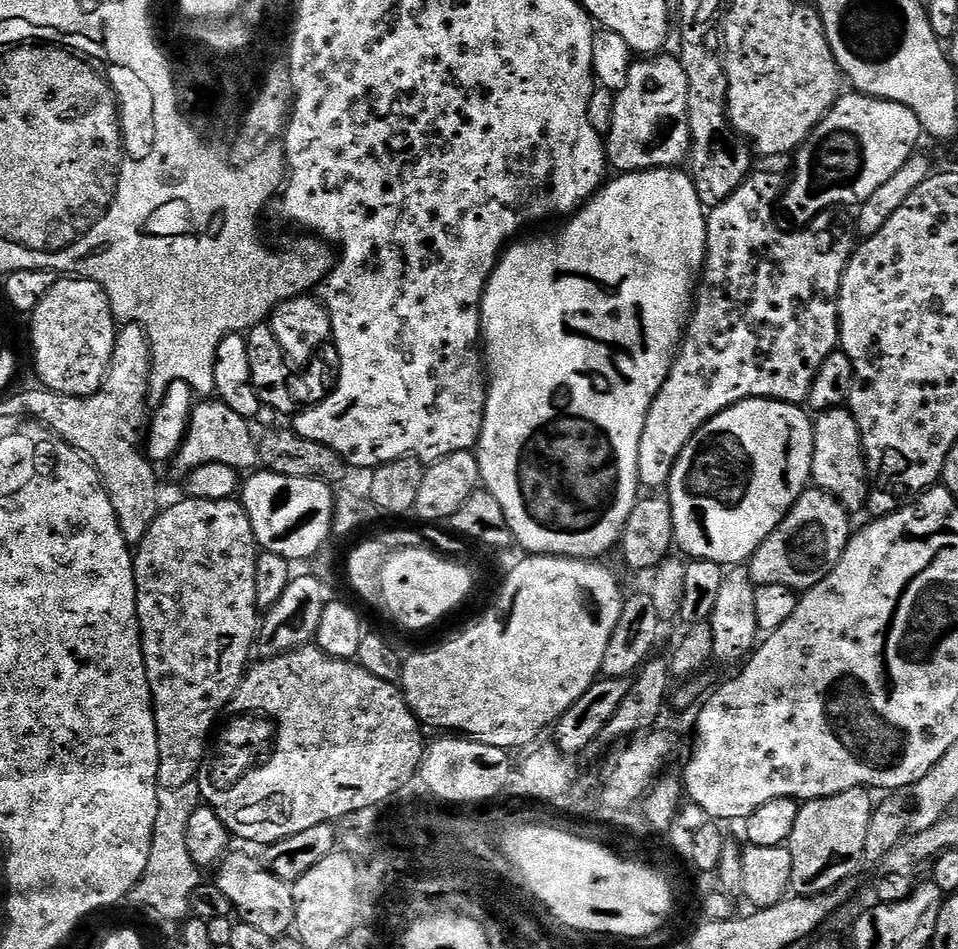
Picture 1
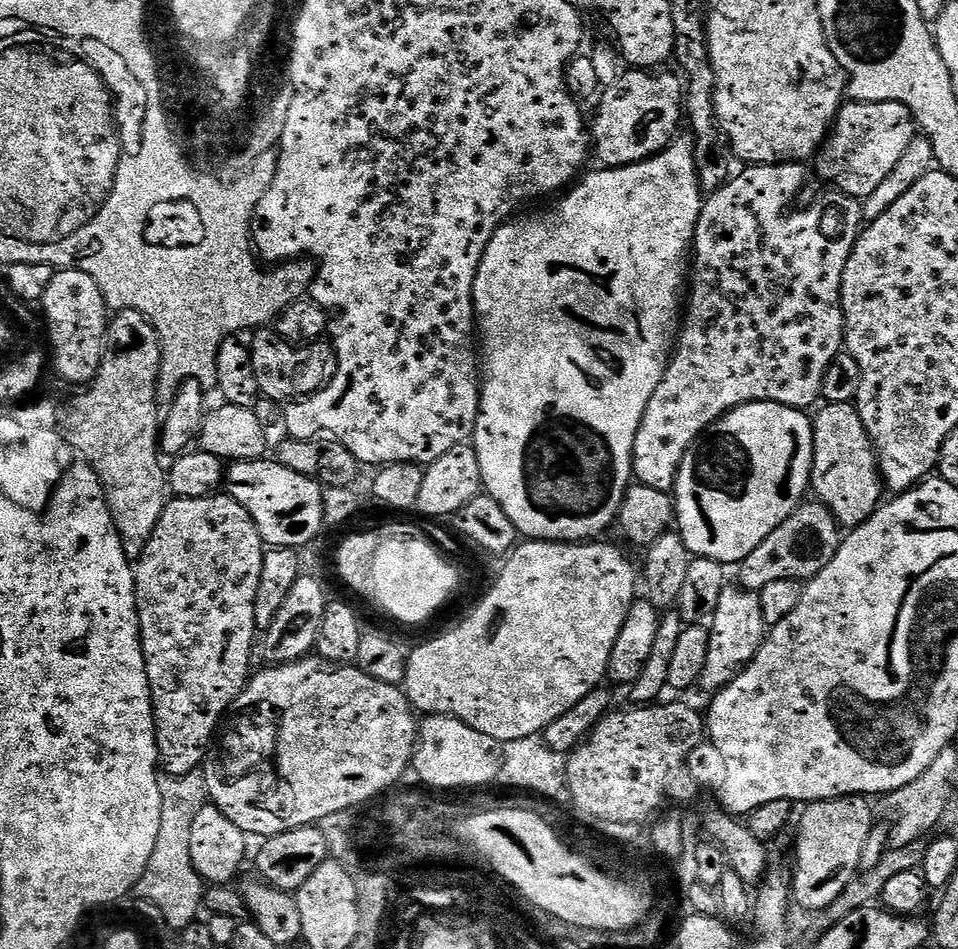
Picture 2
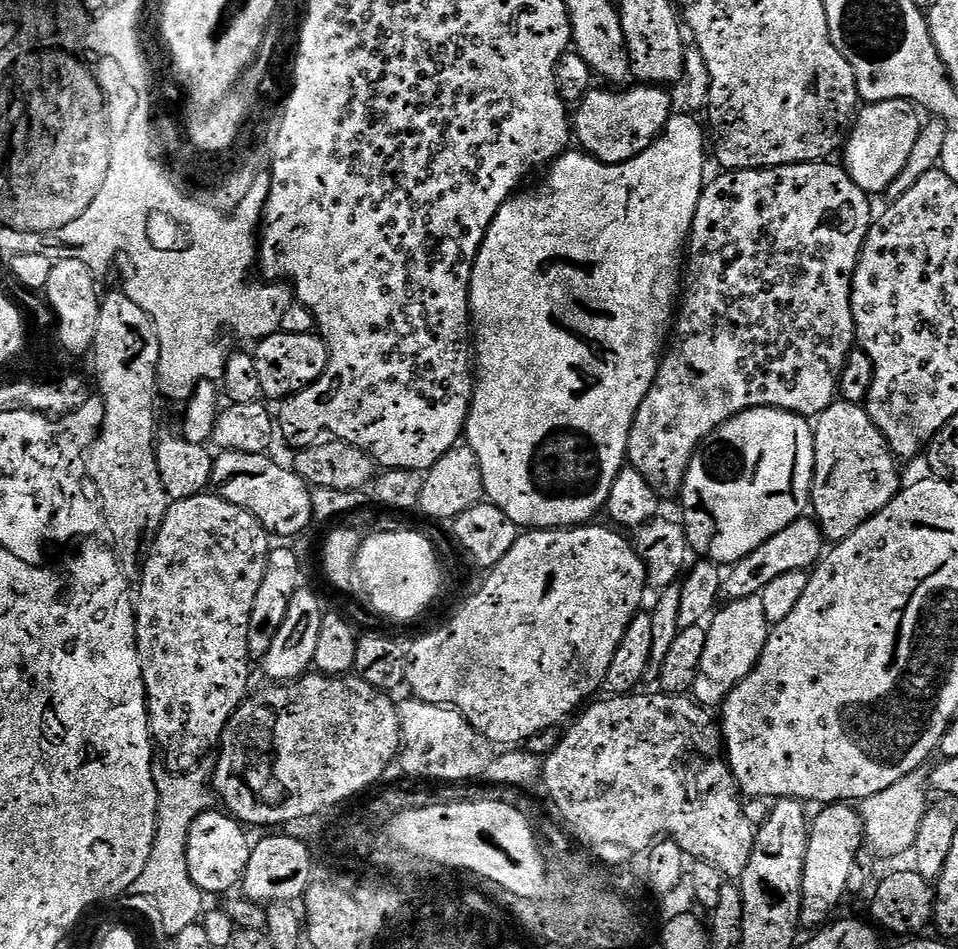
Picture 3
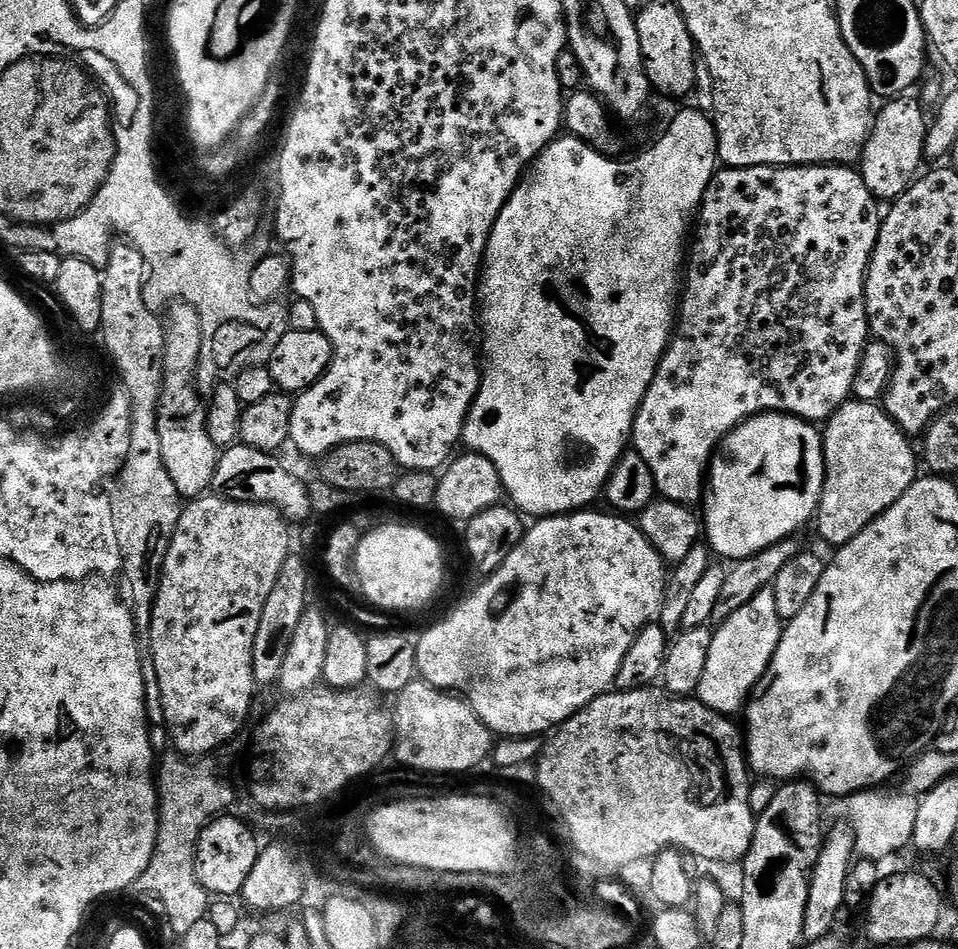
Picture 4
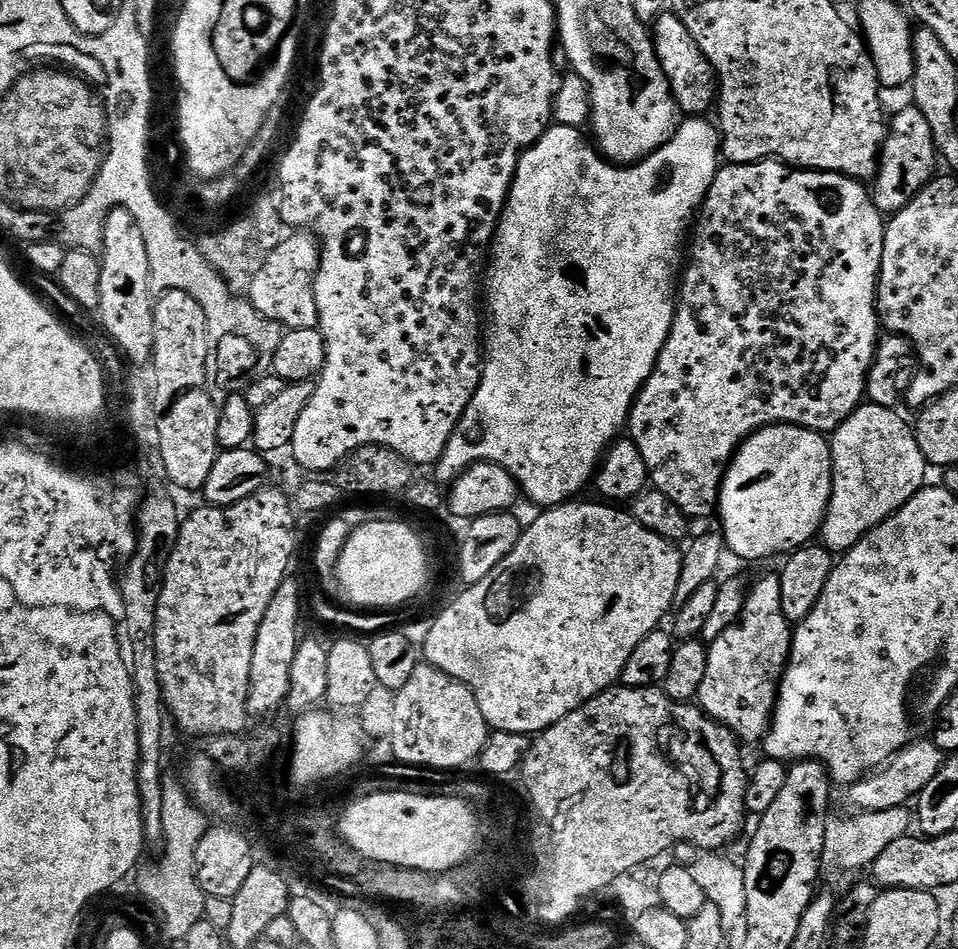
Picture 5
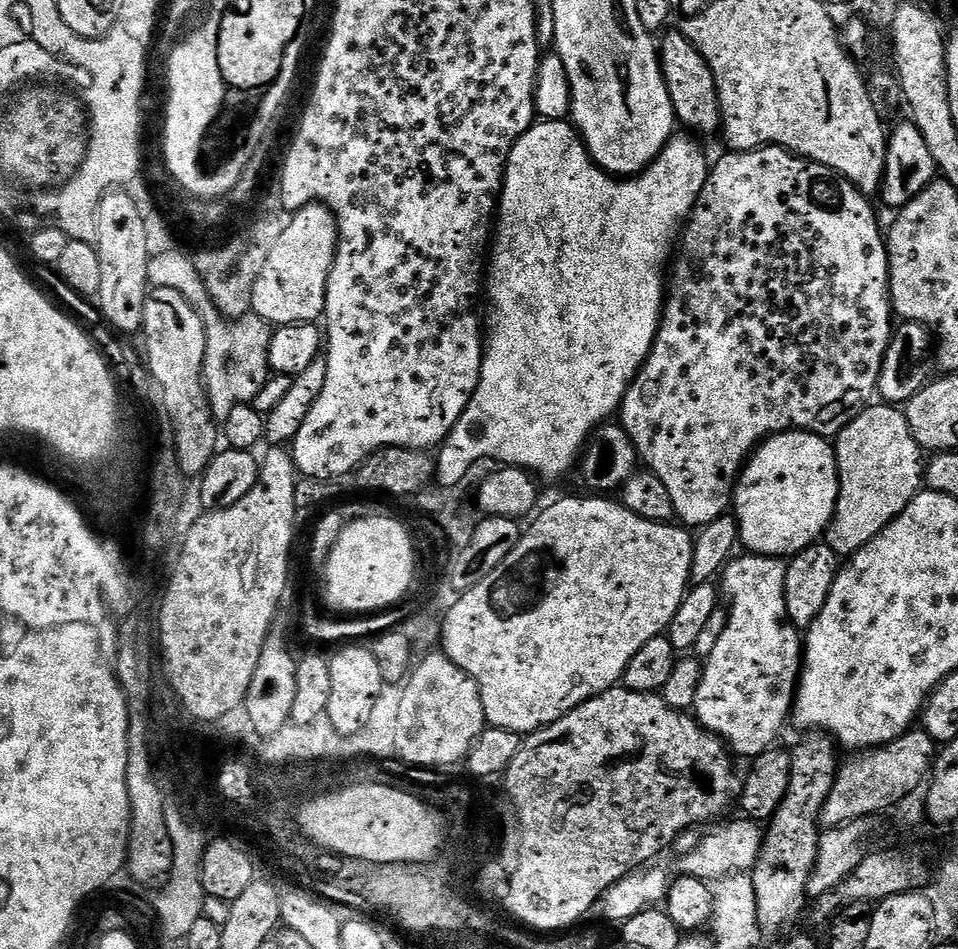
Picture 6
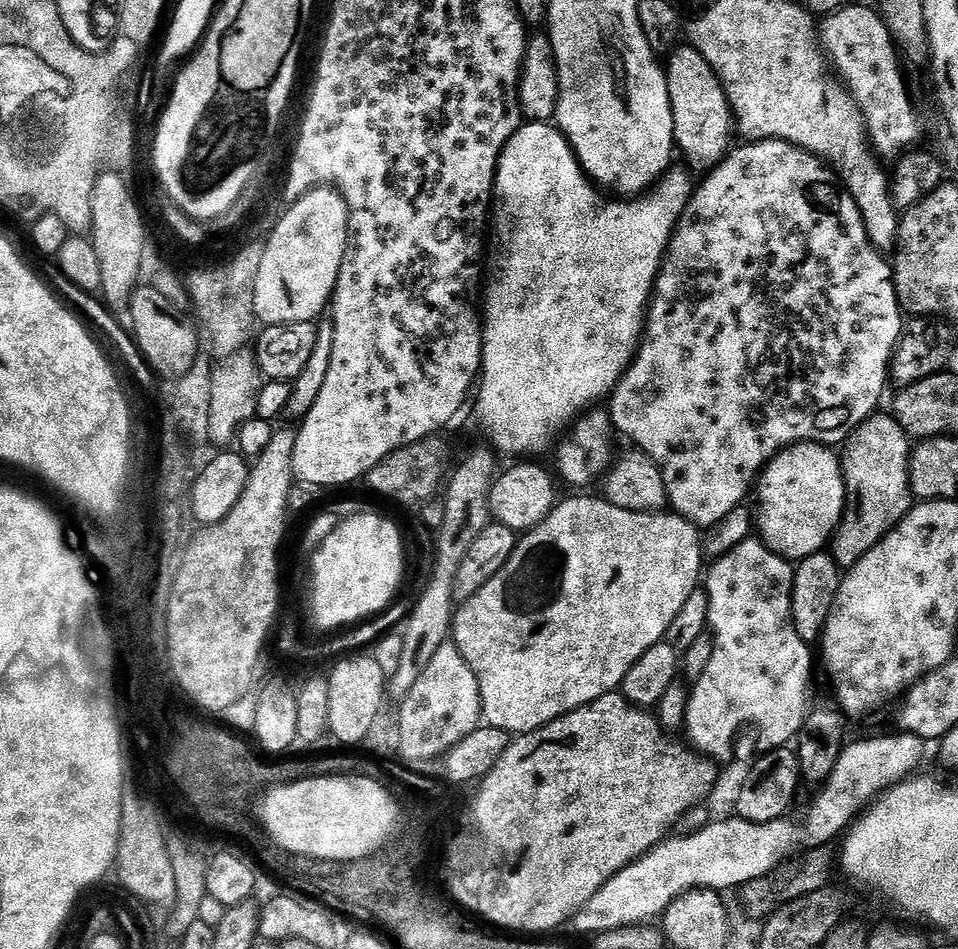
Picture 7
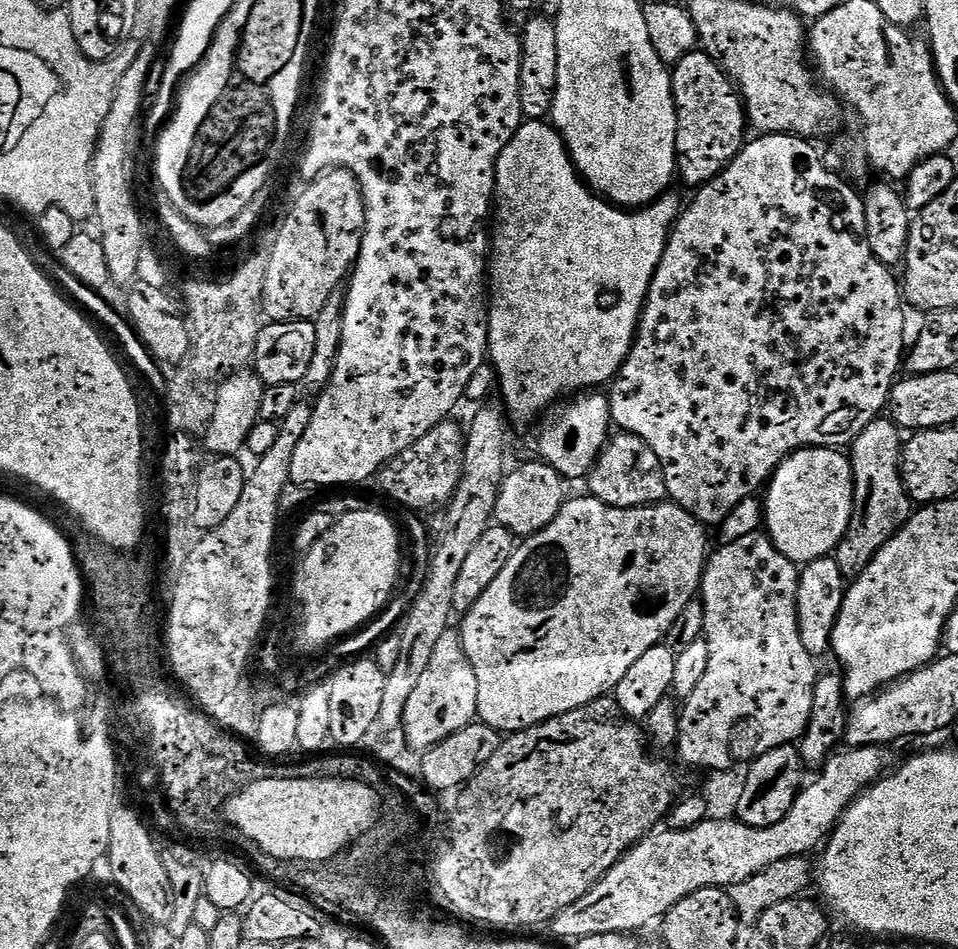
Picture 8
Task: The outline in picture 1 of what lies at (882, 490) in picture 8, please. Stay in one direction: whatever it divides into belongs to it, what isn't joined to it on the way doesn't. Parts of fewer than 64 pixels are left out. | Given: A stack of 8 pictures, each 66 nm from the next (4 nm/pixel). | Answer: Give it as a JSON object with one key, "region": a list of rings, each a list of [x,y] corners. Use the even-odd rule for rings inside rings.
{"region":[[[847,407],[831,408],[819,413],[812,425],[814,454],[812,455],[811,483],[828,492],[849,513],[856,514],[868,503],[868,468],[864,464],[864,447],[860,441],[858,422],[854,422]]]}

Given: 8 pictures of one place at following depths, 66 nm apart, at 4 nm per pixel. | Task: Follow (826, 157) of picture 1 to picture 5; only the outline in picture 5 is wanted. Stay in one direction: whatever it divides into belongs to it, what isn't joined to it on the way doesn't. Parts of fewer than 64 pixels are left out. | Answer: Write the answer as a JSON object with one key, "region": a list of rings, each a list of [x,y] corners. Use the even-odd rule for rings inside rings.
{"region":[[[907,106],[897,114],[891,117],[890,127],[887,129],[883,145],[880,149],[880,159],[876,169],[876,175],[870,184],[870,195],[874,206],[881,214],[895,214],[901,212],[914,197],[926,187],[928,181],[933,179],[937,171],[936,162],[938,163],[938,153],[932,140],[932,134],[926,118],[913,106]]]}

